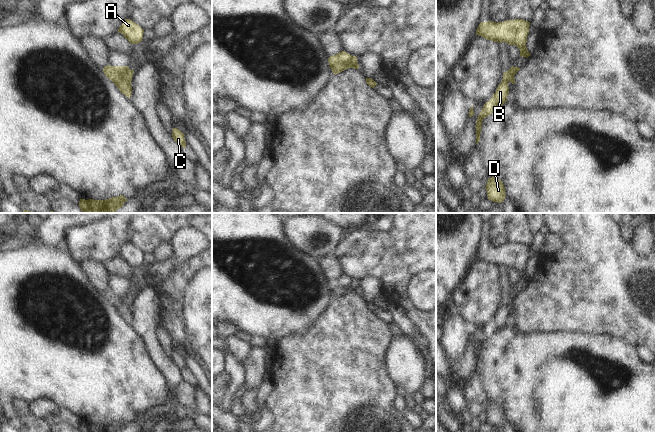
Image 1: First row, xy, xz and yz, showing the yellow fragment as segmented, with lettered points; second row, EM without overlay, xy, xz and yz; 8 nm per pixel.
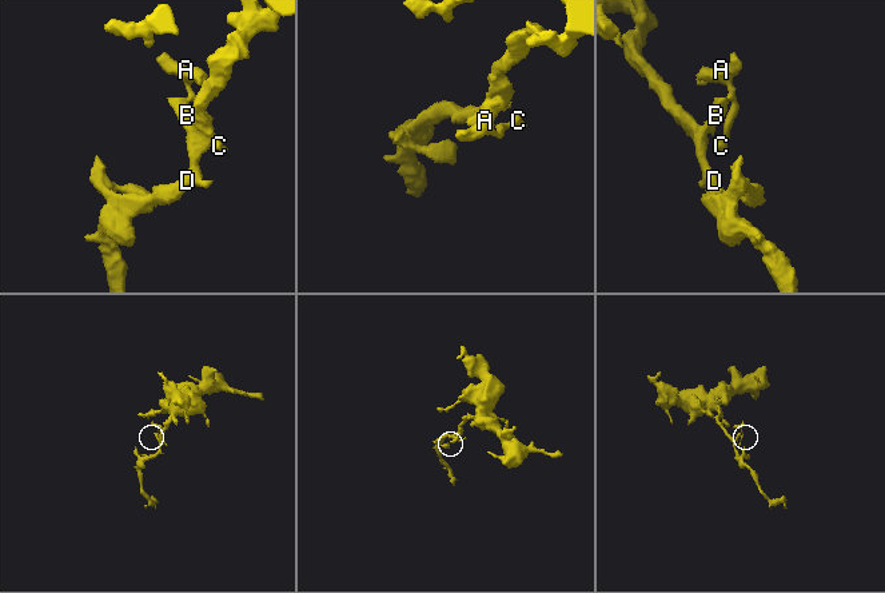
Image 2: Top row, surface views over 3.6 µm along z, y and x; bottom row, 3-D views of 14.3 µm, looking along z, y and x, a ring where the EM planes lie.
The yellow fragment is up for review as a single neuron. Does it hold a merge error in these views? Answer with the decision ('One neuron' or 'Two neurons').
Two neurons

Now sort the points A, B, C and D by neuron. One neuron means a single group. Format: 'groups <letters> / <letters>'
groups A C / B D

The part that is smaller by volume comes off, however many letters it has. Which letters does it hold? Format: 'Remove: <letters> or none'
Remove: A, C

